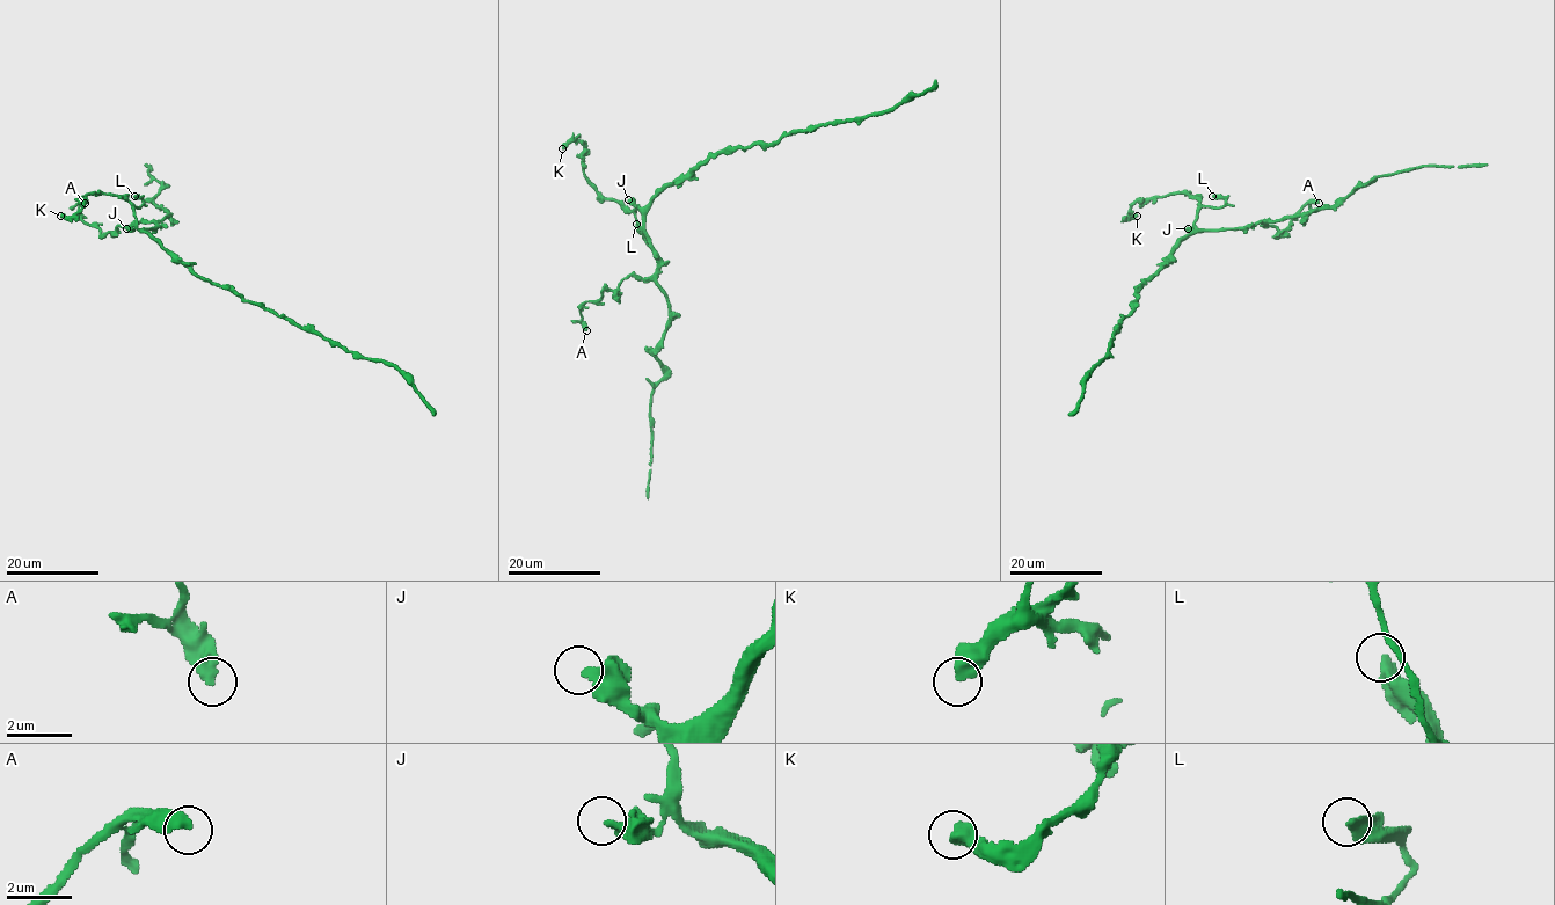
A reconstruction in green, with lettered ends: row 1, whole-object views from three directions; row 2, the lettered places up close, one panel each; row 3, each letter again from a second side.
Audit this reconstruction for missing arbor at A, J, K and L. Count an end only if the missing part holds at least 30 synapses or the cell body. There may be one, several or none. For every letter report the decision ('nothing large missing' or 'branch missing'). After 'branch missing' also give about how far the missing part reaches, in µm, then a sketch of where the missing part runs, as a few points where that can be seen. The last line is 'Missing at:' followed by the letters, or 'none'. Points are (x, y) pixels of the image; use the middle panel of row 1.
A: nothing large missing
J: nothing large missing
K: nothing large missing
L: nothing large missing
Missing at: none

